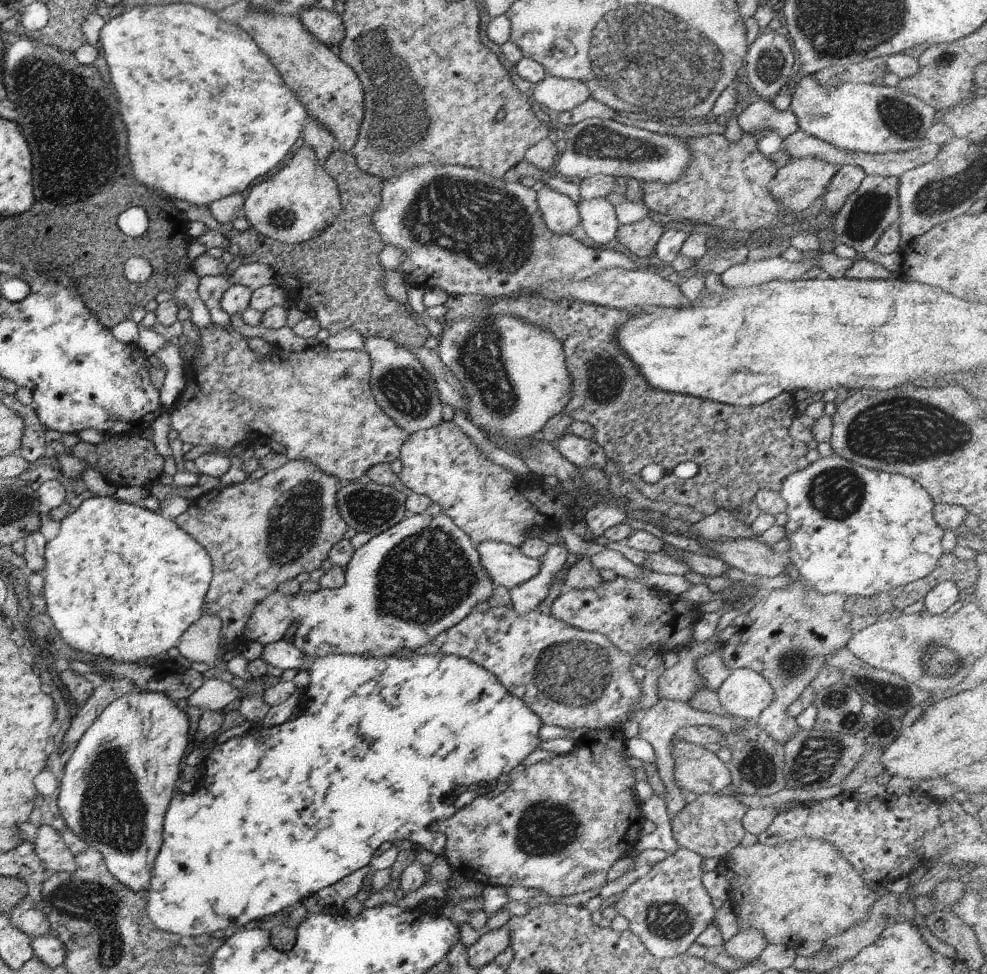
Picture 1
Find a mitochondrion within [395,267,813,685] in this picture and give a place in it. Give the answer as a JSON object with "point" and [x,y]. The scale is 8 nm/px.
{"point":[480,358]}

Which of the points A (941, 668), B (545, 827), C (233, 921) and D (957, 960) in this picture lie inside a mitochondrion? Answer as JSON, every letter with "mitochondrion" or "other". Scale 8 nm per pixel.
{"A":"mitochondrion","B":"mitochondrion","C":"other","D":"other"}

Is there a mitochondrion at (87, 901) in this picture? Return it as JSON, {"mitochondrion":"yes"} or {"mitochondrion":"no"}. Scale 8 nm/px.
{"mitochondrion":"yes"}

